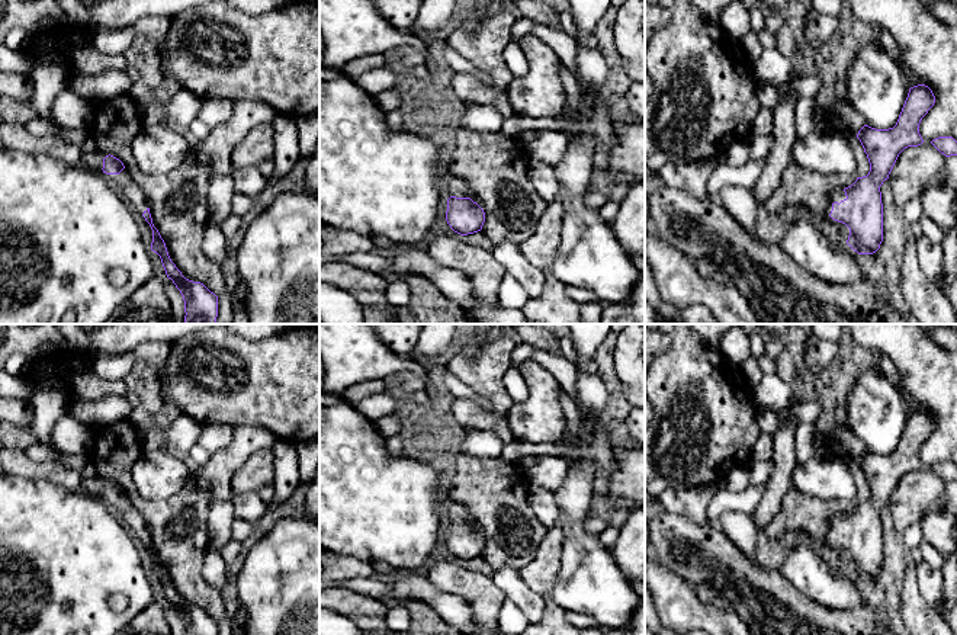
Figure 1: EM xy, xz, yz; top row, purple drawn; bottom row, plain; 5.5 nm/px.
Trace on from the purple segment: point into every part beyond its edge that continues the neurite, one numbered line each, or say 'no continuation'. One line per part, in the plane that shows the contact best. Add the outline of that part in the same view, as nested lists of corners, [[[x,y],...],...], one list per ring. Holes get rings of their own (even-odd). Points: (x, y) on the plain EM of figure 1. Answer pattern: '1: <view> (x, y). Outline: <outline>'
1: yz (838, 520). Outline: [[[835,514],[834,517],[831,517],[826,539],[828,541],[831,539],[834,527],[839,529],[841,526],[844,526],[844,523],[845,523],[844,514]]]

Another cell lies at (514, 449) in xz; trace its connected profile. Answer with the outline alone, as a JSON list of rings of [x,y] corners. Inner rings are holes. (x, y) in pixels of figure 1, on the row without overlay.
[[[513,439],[510,443],[504,445],[500,458],[508,462],[516,462],[524,455],[556,456],[558,445],[555,442],[530,443]]]

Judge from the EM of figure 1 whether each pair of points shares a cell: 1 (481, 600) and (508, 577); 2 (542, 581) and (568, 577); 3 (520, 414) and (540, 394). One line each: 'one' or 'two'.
1: two
2: two
3: one

